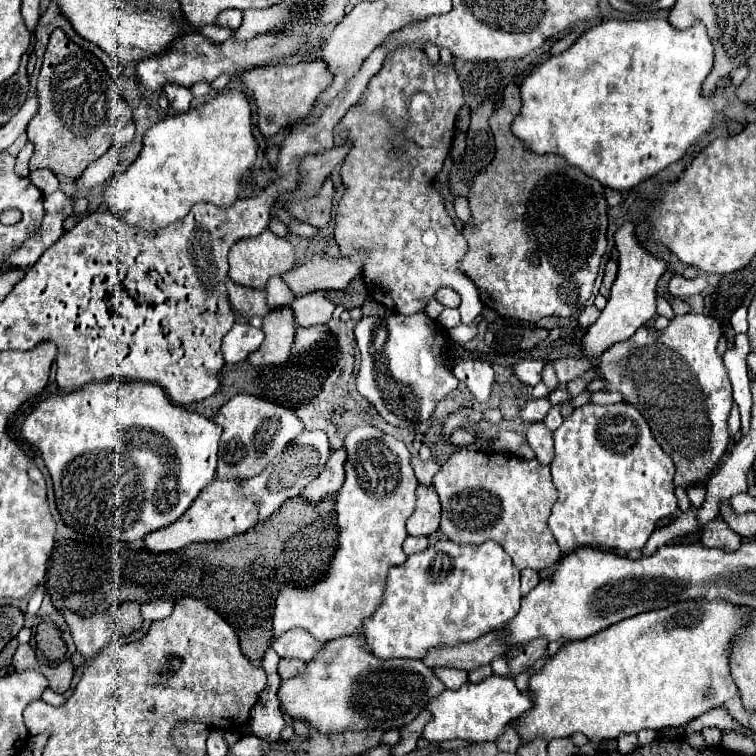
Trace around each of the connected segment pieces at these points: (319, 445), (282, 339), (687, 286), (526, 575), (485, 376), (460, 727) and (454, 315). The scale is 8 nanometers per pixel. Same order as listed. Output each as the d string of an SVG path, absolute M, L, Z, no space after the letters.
M302 432L296 440L292 440L284 452L280 452L270 464L268 468L246 480L244 486L242 486L242 492L246 496L254 496L260 500L260 520L268 518L278 506L282 506L288 498L294 498L300 494L300 490L310 484L318 474L320 470L324 468L326 460L330 456L330 448L328 448L328 440L326 440L326 434L312 434L312 432Z
M290 306L274 308L264 316L262 326L266 338L262 342L262 348L254 352L252 358L248 358L254 366L266 366L266 364L282 364L292 354L292 344L296 336L294 328L294 314Z
M674 276L668 284L668 290L672 296L676 298L688 298L688 296L694 296L694 294L700 294L704 288L708 286L706 282L706 276L696 276L692 280L686 280L682 276Z
M524 568L522 570L522 596L526 596L536 584L540 582L540 576L538 576L538 572L536 570L532 570L532 568Z
M464 360L460 362L454 370L458 380L462 380L470 392L470 396L480 402L486 404L490 400L492 394L492 386L494 386L494 370L488 362L484 360Z
M492 674L478 684L466 682L460 690L444 690L444 696L438 696L428 706L434 718L426 724L422 736L428 742L444 742L456 738L468 742L496 742L506 732L506 728L532 706L534 702L530 700L530 696L518 692L512 678L500 678Z
M444 308L444 312L436 318L436 322L444 328L444 330L450 330L454 326L460 324L460 312L454 310L454 308Z

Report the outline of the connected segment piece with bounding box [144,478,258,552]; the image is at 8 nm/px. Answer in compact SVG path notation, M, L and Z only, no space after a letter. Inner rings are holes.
M214 478L206 488L202 488L200 496L192 502L192 508L176 520L176 524L170 524L168 528L160 528L156 532L150 532L144 538L146 548L154 552L170 552L170 550L180 550L192 542L222 542L232 536L244 534L252 526L258 524L258 508L256 500L242 496L240 492L240 478L232 480L220 480Z

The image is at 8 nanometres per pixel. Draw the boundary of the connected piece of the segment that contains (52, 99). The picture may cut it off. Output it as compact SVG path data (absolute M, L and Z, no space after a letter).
M60 28L50 34L36 96L38 112L26 128L28 140L34 144L29 170L48 168L58 176L76 180L80 172L112 148L112 128L116 126L116 120L130 118L130 108L104 64L98 64L90 52L68 40Z

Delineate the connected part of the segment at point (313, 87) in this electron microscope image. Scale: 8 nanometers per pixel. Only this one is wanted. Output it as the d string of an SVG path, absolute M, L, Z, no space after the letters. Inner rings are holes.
M322 58L300 62L300 64L270 64L264 68L252 68L252 72L244 72L240 76L248 90L252 90L258 104L260 130L264 136L274 136L280 128L288 128L290 124L300 122L318 100L318 96L332 84L334 74L328 72L328 64Z

